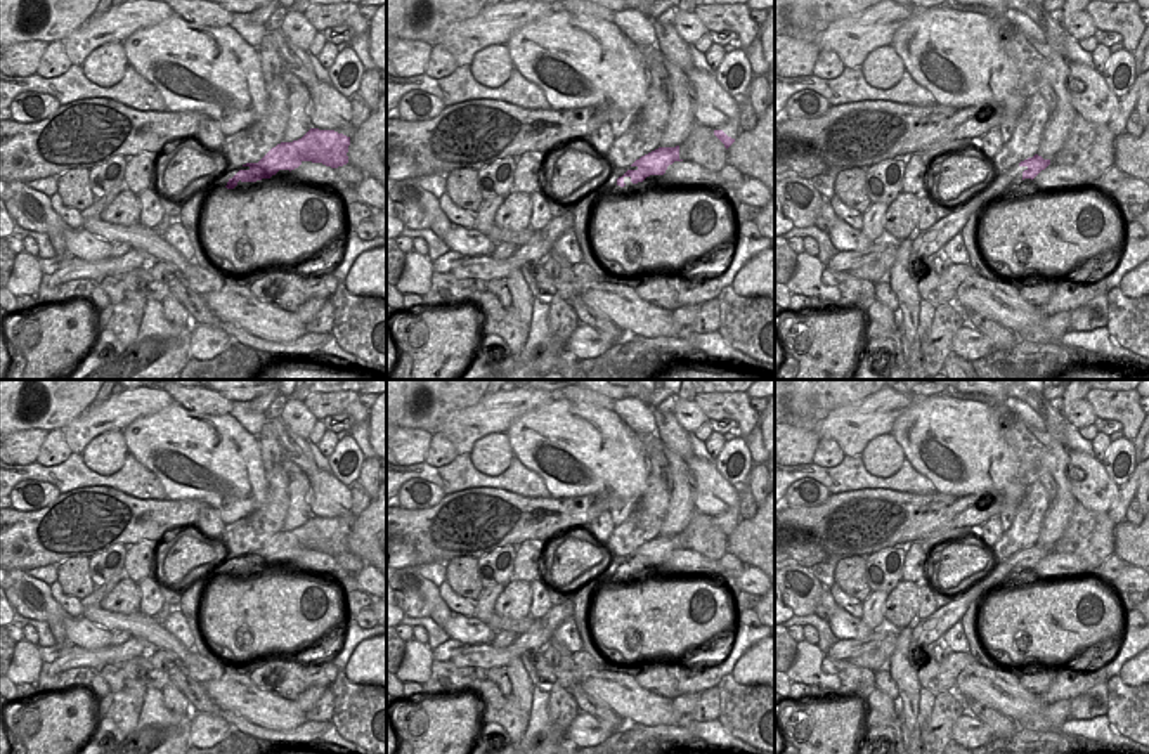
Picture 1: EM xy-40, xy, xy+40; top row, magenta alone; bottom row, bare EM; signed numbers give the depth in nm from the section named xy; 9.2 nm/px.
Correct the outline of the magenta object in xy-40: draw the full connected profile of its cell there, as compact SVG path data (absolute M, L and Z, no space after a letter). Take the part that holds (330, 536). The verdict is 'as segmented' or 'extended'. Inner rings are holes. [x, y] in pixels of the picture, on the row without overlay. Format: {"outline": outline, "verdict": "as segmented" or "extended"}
{"outline": "M310 517L302 527L281 530L272 536L258 551L246 551L239 556L225 556L220 572L234 577L237 570L256 570L270 567L279 558L295 558L303 549L322 551L338 556L348 551L350 525L334 518Z", "verdict": "extended"}

